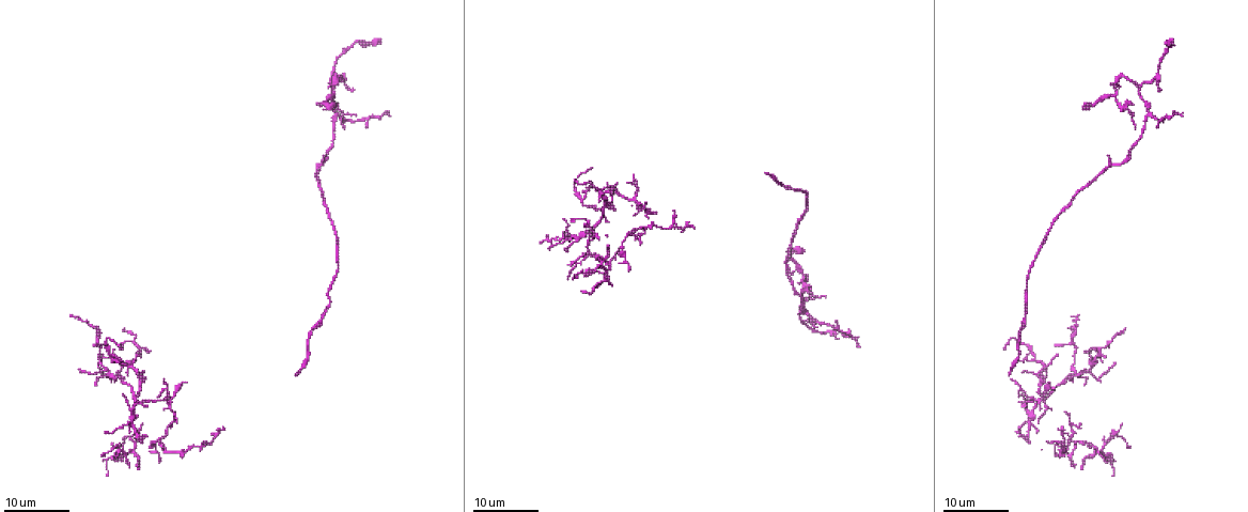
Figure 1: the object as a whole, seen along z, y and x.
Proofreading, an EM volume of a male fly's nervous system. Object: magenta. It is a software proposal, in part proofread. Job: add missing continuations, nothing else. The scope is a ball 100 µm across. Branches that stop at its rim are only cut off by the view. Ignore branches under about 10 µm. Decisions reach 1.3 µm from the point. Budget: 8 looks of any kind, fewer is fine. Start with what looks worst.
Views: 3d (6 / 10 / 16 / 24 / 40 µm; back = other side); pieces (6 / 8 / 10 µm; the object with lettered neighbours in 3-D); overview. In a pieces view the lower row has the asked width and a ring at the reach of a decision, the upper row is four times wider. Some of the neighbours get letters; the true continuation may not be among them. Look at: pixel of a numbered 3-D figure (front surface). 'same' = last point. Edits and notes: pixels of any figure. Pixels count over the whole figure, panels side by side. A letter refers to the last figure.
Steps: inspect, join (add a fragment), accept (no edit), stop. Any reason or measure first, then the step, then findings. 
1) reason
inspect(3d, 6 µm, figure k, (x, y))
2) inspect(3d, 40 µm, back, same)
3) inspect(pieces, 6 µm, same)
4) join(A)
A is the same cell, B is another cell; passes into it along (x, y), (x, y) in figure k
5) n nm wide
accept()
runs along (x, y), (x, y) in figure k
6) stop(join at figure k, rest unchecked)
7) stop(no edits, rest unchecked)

branch stops here
inspect(3d, 16 µm, figure 1, (378, 44))

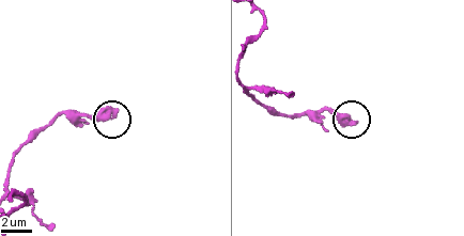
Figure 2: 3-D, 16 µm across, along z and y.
what lies round it
inspect(pieces, 8 µm, figure 2, (354, 124))

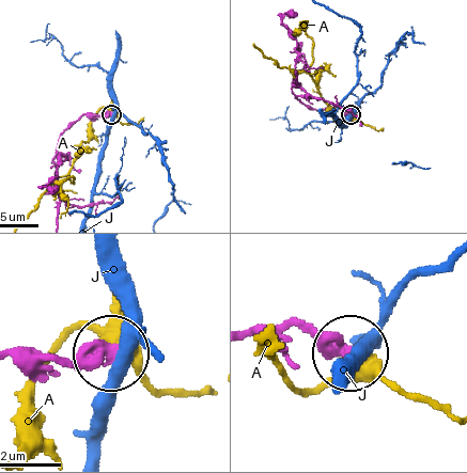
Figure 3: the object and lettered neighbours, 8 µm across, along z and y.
accept()
A and J are other cells; runs along (9, 357), (105, 351) in figure 3; no lettered fragment goes on from it

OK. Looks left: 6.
tapers out
inspect(3d, 24 µm, figure 1, (70, 313))

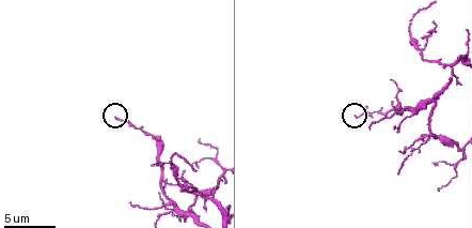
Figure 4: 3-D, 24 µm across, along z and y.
inspect(pieces, 10 µm, figure 4, (116, 117))

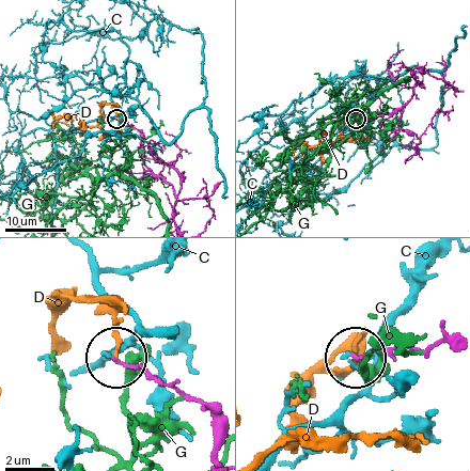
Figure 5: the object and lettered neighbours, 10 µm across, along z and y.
accept()
C, D and G are other cells; runs along (452, 338), (356, 356) in figure 5; none of them fits

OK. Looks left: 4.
free end
inspect(3d, 24 µm, figure 1, (804, 249))

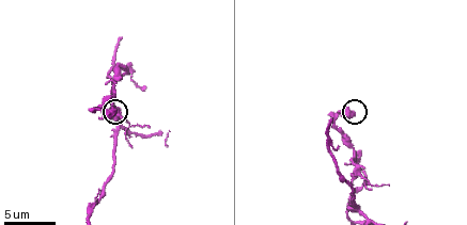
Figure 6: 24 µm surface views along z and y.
inspect(pieces, 6 µm, figure 6, (115, 110))

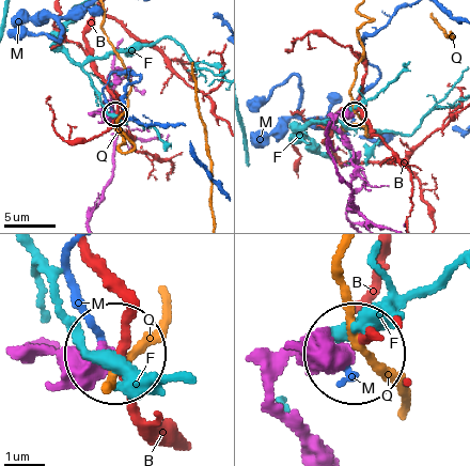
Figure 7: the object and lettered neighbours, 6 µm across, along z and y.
accept()
B, F, M and Q are other cells; runs along (331, 453), (277, 382), (294, 364), (351, 354) in figure 7; no lettered fragment goes on from it

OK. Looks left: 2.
an open end
inspect(3d, 16 µm, figure 1, (1131, 102))

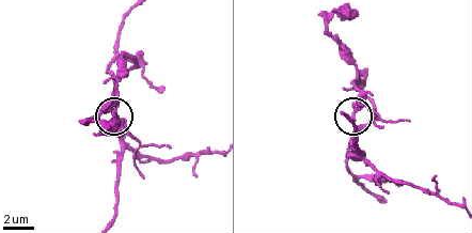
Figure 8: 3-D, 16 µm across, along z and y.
inspect(pieces, 6 µm, same)

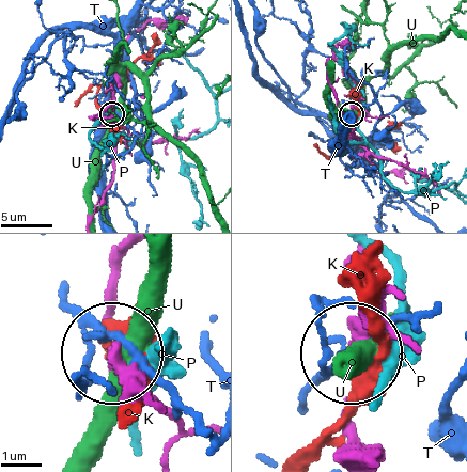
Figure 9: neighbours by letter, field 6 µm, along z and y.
accept()
K, P, T and U are other cells; none of them fits

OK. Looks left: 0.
stop(no edits, rest unchecked)

